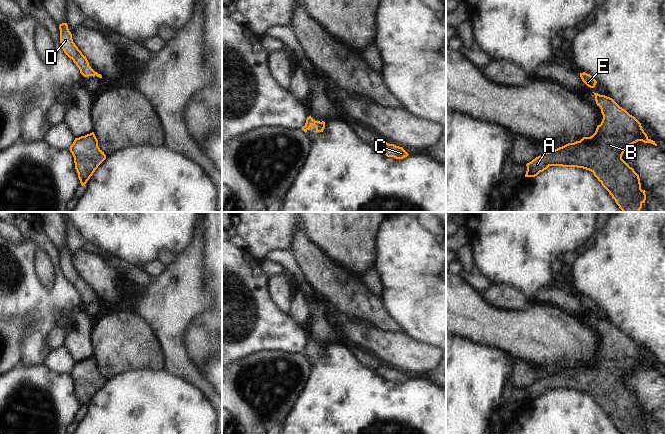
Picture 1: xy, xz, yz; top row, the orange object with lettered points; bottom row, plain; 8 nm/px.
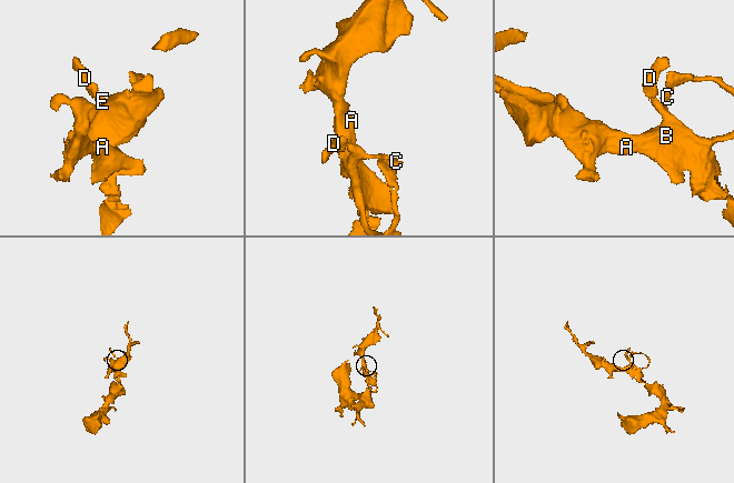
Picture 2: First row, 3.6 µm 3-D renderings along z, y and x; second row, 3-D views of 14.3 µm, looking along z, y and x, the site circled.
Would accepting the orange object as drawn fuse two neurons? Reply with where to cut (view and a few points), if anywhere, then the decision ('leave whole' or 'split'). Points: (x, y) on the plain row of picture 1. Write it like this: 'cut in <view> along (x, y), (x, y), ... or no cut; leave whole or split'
no cut; leave whole

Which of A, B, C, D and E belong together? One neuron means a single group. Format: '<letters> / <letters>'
A B C D E

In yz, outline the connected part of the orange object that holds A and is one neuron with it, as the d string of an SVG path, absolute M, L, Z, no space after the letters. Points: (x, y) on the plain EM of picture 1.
M594 317L597 330L600 331L603 343L590 361L568 367L553 375L546 376L527 387L525 401L535 401L549 390L577 391L591 395L602 410L609 416L621 434L640 434L645 427L645 414L641 413L639 399L623 383L624 375L632 368L642 365L655 370L655 365L648 362L641 347L612 322Z

